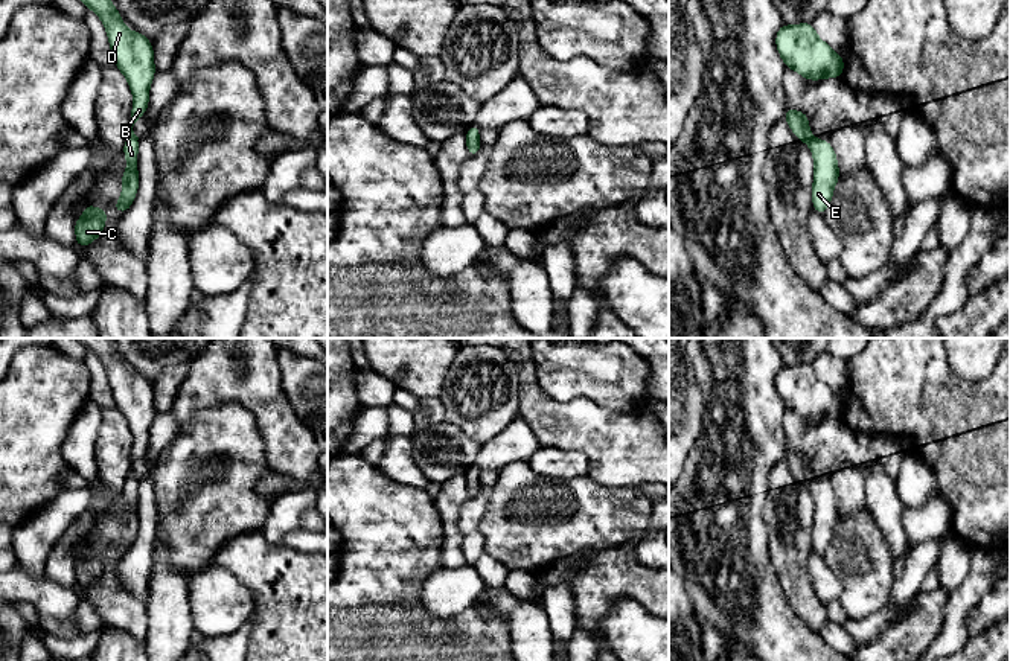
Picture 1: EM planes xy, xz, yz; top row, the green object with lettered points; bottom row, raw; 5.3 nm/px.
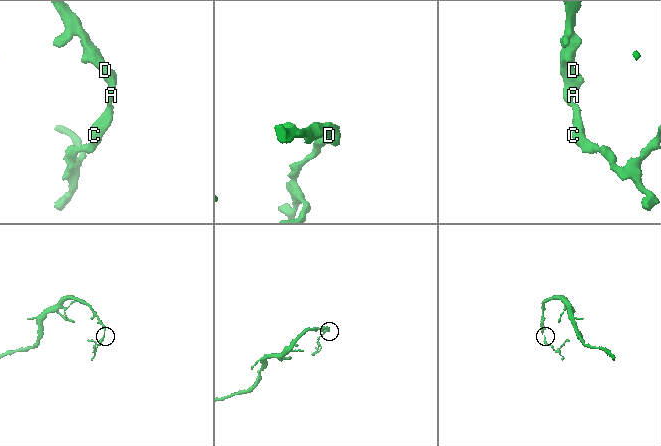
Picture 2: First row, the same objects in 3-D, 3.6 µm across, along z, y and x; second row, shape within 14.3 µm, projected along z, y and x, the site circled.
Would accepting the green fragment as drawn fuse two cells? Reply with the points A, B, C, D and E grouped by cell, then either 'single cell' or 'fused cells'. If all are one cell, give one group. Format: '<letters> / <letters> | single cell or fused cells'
A B C D E | single cell

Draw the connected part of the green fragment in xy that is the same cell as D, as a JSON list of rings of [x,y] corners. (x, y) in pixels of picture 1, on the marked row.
[[[81,0],[94,11],[104,23],[116,67],[125,75],[134,96],[131,120],[134,123],[146,113],[149,85],[155,75],[151,41],[140,32],[131,32],[120,20],[111,0]]]

